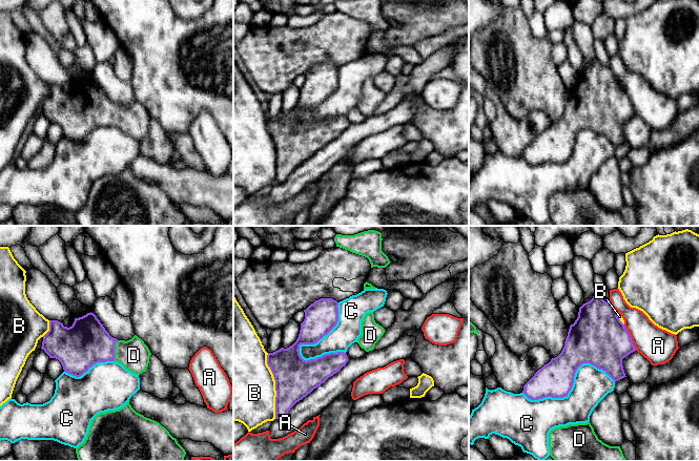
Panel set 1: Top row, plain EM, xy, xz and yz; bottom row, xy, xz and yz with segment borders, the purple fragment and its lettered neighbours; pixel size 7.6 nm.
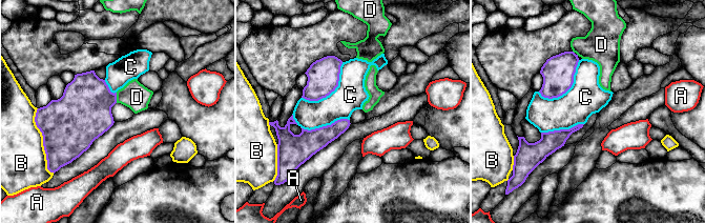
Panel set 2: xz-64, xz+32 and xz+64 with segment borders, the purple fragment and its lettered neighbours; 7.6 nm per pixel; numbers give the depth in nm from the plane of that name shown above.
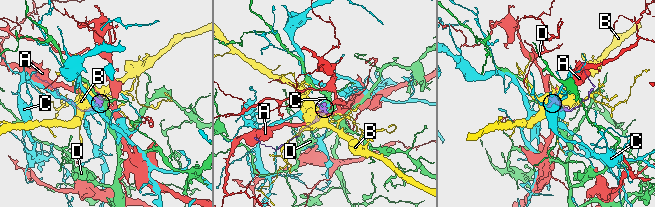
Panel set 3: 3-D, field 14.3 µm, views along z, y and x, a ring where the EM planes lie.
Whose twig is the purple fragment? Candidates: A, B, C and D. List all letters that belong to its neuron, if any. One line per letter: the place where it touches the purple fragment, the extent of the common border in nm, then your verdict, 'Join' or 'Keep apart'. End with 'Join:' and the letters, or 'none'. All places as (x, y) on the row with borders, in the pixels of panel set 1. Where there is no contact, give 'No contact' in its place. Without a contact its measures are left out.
A: Touches purple at yz (630, 337). Shared border 220 nm. Keep apart
B: Touches purple at xz (275, 385). Shared border 500 nm. Keep apart
C: Touches purple at xz (321, 338). Shared border 500 nm. Keep apart
D: Touches purple at xy (114, 350). Shared border 170 nm. Join
Join: D

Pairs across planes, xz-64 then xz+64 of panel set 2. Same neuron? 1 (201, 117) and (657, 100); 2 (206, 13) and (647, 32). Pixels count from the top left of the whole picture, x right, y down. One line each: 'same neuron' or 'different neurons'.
1: different neurons
2: same neuron

